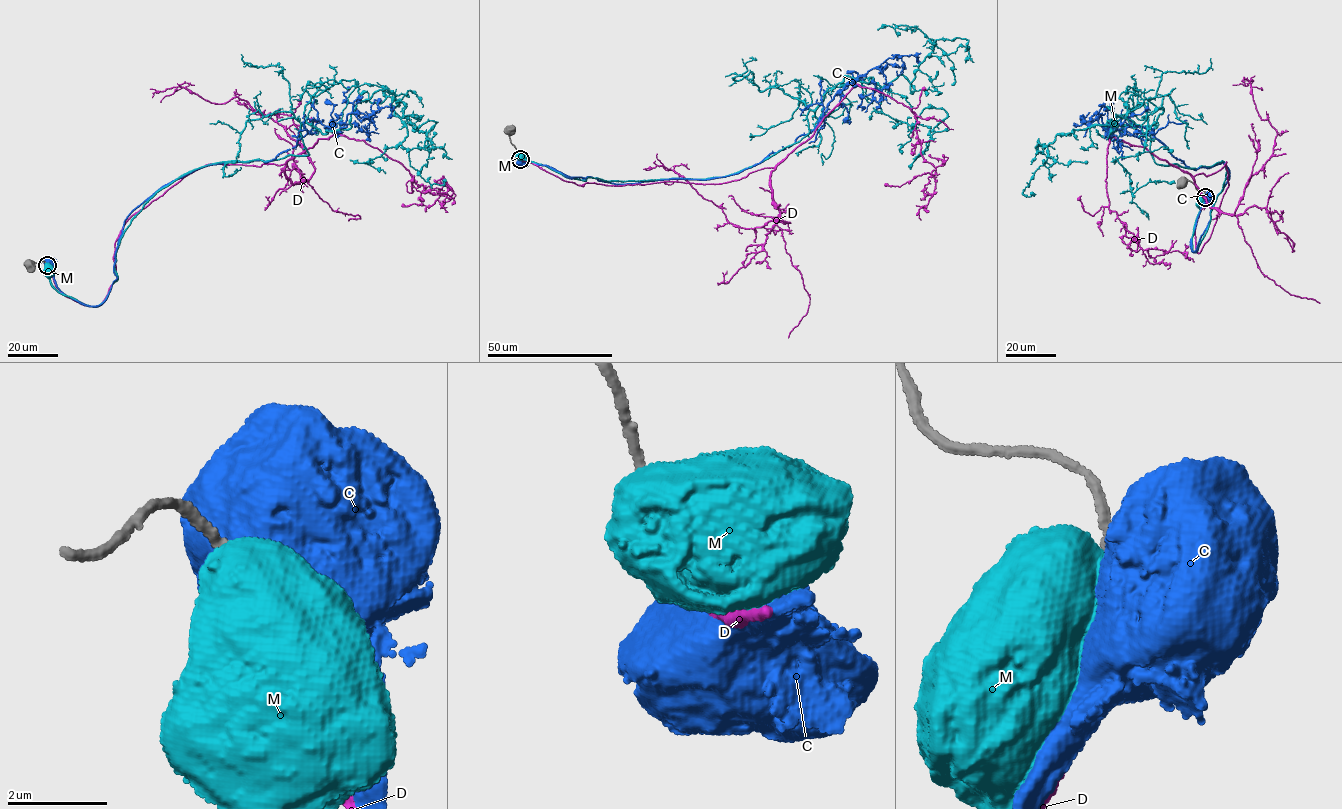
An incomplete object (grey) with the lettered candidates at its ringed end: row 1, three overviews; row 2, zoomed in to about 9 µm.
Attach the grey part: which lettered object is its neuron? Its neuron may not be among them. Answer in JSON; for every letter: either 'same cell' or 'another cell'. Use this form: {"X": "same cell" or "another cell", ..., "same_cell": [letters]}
{"C": "another cell", "D": "same cell", "M": "another cell", "same_cell": ["D"]}

